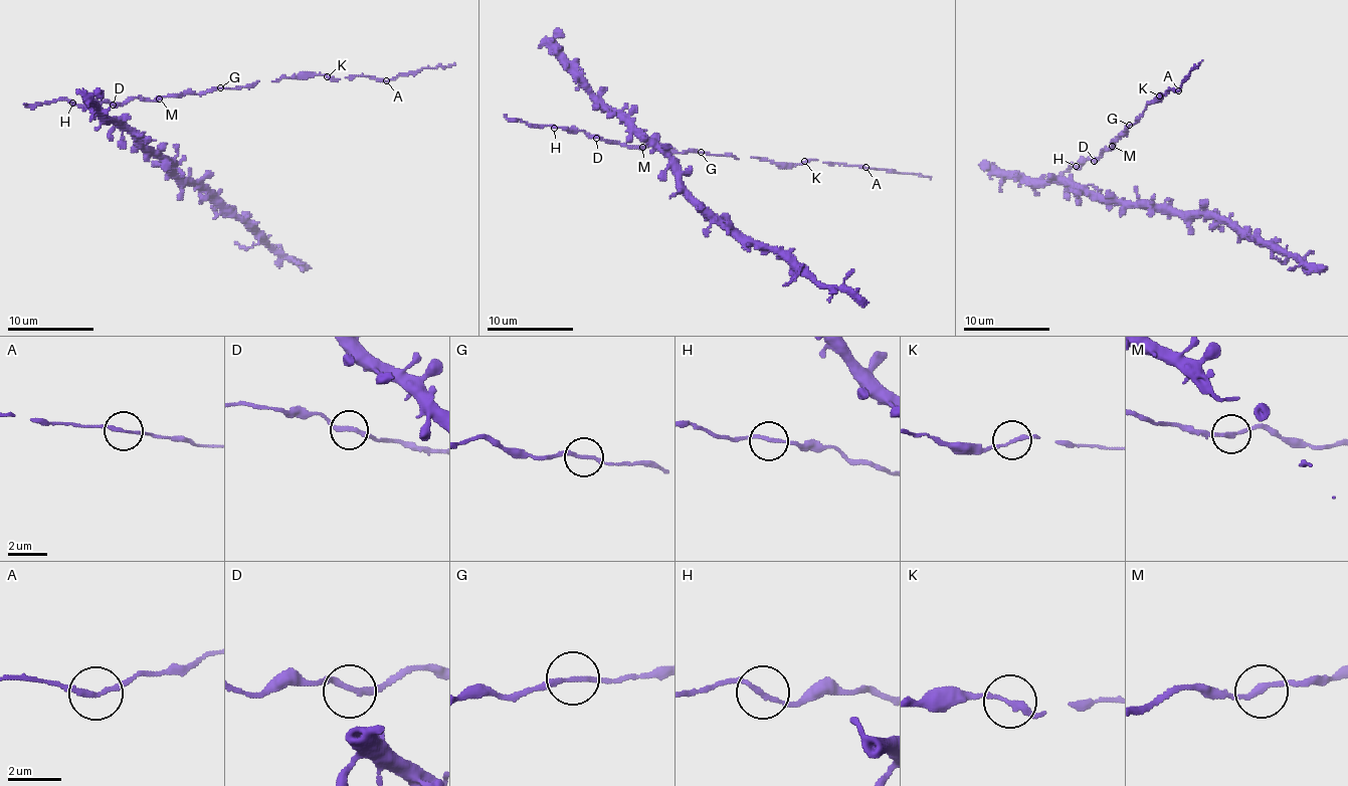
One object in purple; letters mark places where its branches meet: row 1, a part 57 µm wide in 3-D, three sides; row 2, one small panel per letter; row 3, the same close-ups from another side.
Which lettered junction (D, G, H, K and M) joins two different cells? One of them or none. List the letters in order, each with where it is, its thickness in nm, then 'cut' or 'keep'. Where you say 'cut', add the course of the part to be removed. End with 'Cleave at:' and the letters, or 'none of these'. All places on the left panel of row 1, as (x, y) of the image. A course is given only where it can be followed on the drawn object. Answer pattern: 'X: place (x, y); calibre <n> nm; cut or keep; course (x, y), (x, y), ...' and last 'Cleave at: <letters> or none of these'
D: place (113, 105); calibre 220 nm; keep
G: place (220, 87); calibre 170 nm; keep
H: place (72, 103); calibre 170 nm; keep
K: place (327, 76); calibre 180 nm; keep
M: place (159, 99); calibre 200 nm; keep
Cleave at: none of these

